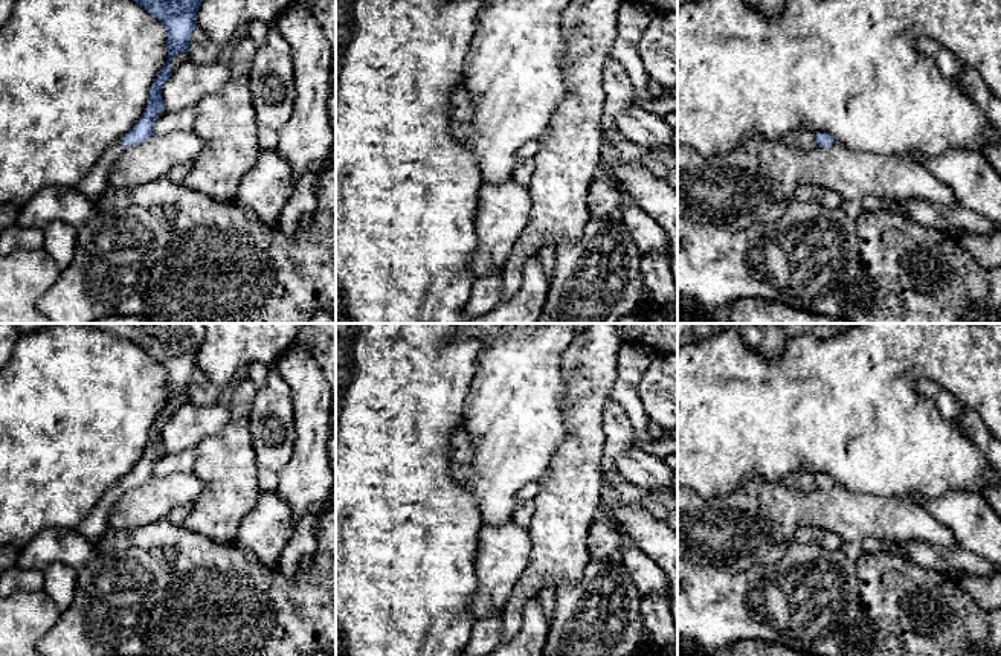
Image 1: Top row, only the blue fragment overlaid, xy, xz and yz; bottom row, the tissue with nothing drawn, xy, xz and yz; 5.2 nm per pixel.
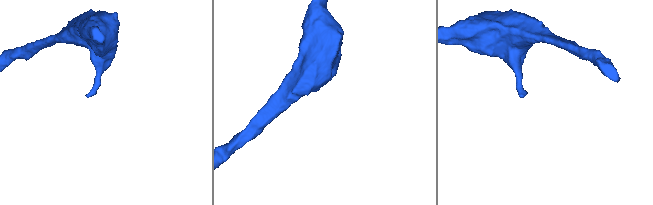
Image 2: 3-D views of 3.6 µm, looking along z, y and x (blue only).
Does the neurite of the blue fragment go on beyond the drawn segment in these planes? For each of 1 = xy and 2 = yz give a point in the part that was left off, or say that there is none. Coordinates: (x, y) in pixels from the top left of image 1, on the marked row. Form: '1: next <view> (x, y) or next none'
1: next xy (93, 185)
2: next none

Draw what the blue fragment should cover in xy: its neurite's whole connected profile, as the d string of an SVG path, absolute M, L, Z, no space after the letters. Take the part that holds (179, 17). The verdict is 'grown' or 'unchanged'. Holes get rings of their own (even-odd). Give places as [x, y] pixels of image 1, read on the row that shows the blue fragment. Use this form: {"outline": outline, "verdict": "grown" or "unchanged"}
{"outline": "M134 0L156 17L166 29L168 59L150 87L150 98L143 116L136 122L133 130L121 140L110 145L102 157L78 183L79 192L90 201L95 209L96 201L107 191L107 177L114 160L127 146L145 142L154 134L154 125L159 114L165 111L162 87L171 76L171 59L177 53L189 50L191 37L197 27L197 12L201 0Z", "verdict": "grown"}

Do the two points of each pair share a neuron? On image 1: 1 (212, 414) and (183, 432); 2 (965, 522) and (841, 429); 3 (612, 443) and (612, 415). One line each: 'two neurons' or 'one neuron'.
1: one neuron
2: two neurons
3: one neuron

